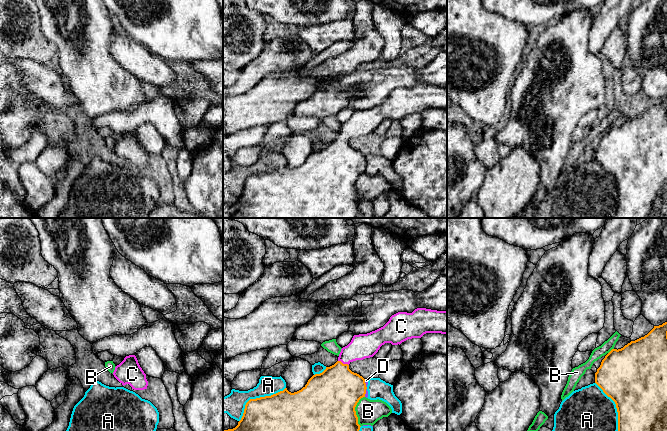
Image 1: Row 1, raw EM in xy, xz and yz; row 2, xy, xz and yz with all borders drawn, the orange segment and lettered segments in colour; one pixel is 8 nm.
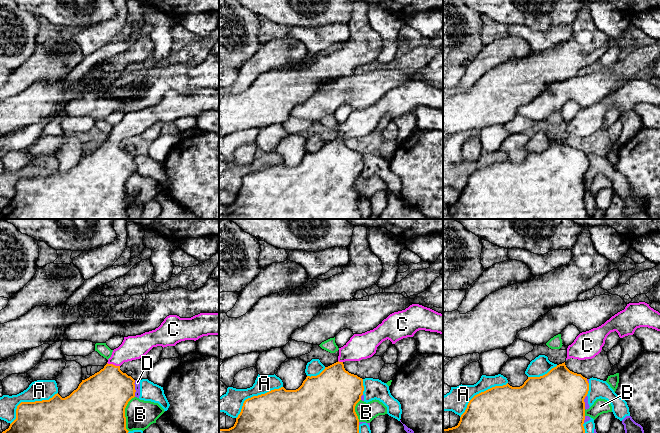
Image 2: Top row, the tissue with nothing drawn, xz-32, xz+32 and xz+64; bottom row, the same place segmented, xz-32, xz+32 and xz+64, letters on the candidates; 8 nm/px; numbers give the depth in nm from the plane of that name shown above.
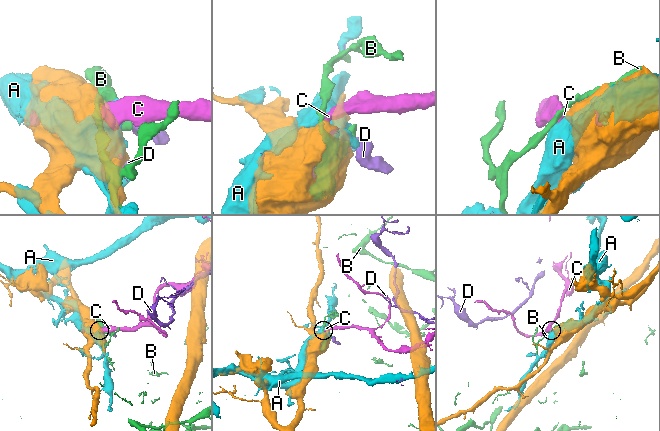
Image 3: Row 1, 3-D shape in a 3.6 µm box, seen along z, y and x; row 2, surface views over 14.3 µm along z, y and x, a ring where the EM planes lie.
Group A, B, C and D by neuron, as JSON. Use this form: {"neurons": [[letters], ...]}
{"neurons": [["A", "D"], ["B"], ["C"]]}

